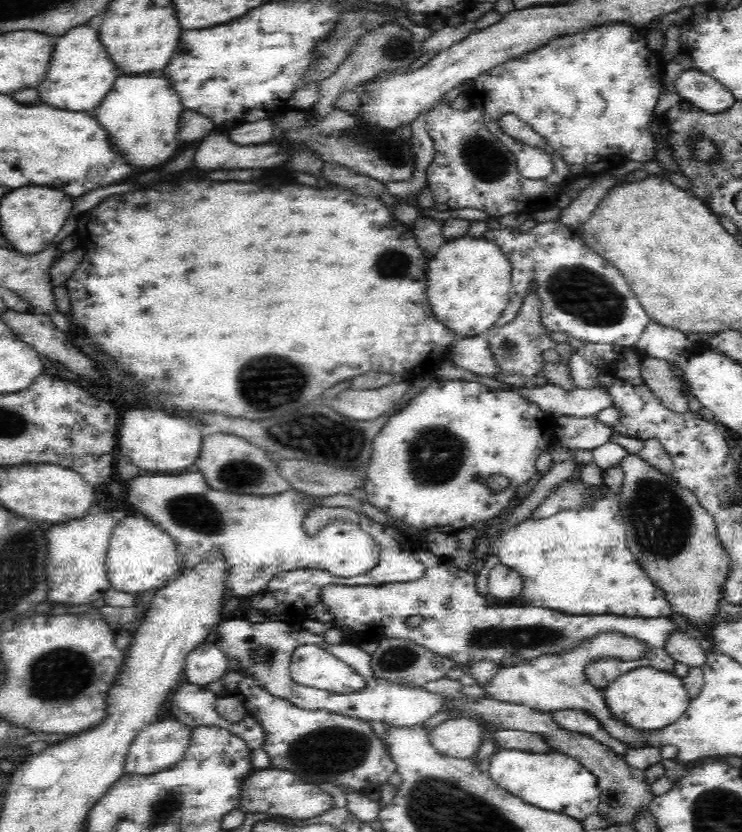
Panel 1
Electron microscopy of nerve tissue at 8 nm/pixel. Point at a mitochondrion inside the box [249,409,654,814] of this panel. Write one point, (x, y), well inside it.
(333, 752)

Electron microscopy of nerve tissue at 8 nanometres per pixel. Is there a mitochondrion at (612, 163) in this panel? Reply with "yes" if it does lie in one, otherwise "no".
no

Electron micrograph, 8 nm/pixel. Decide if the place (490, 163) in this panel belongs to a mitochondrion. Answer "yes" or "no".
yes

